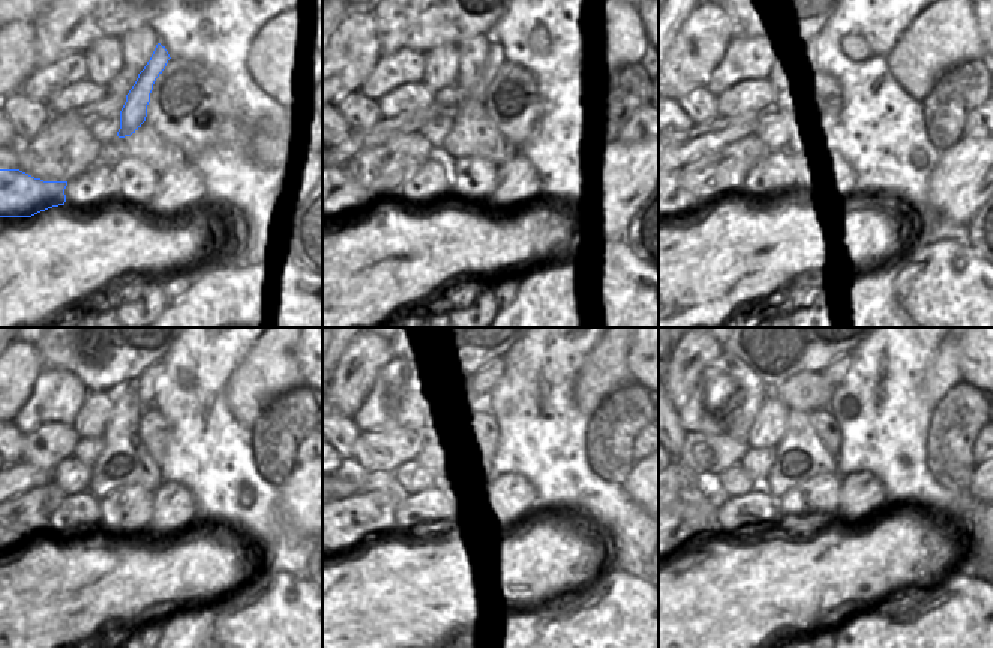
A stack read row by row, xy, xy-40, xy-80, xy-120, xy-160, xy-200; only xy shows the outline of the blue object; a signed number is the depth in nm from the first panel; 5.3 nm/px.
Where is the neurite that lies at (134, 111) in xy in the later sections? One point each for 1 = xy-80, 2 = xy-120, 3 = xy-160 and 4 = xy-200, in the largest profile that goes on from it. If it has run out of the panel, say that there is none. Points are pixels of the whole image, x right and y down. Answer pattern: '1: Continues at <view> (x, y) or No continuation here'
1: Continues at xy-80 (821, 41)
2: Continues at xy-120 (144, 386)
3: Continues at xy-160 (491, 374)
4: Continues at xy-200 (839, 368)

